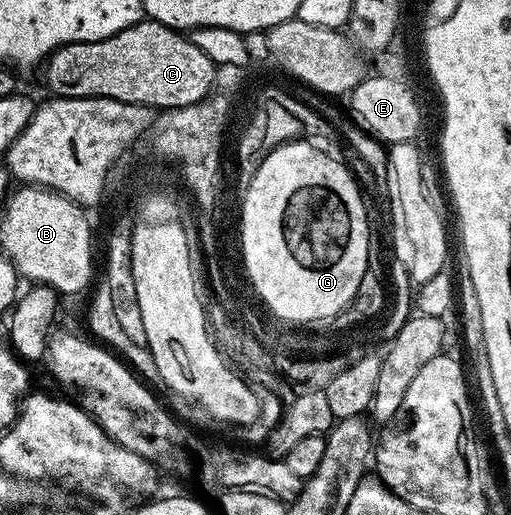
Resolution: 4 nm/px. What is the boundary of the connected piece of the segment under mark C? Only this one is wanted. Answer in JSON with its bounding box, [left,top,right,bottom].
[44,18,219,110]

